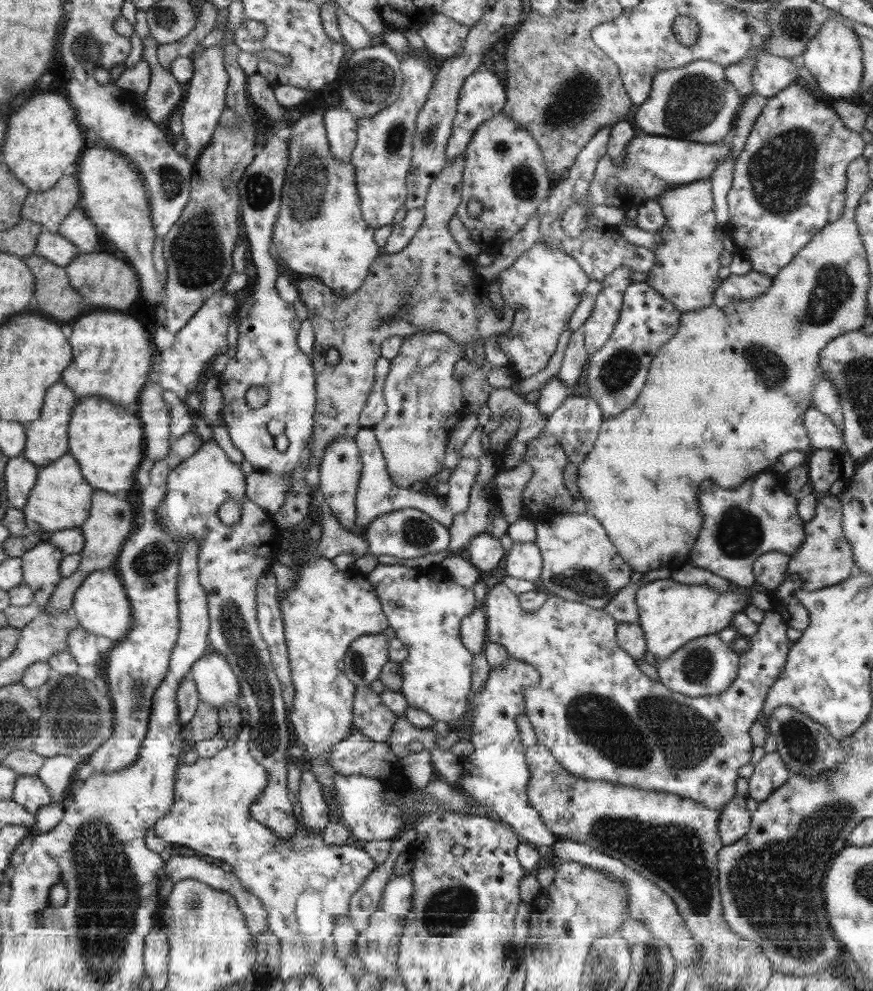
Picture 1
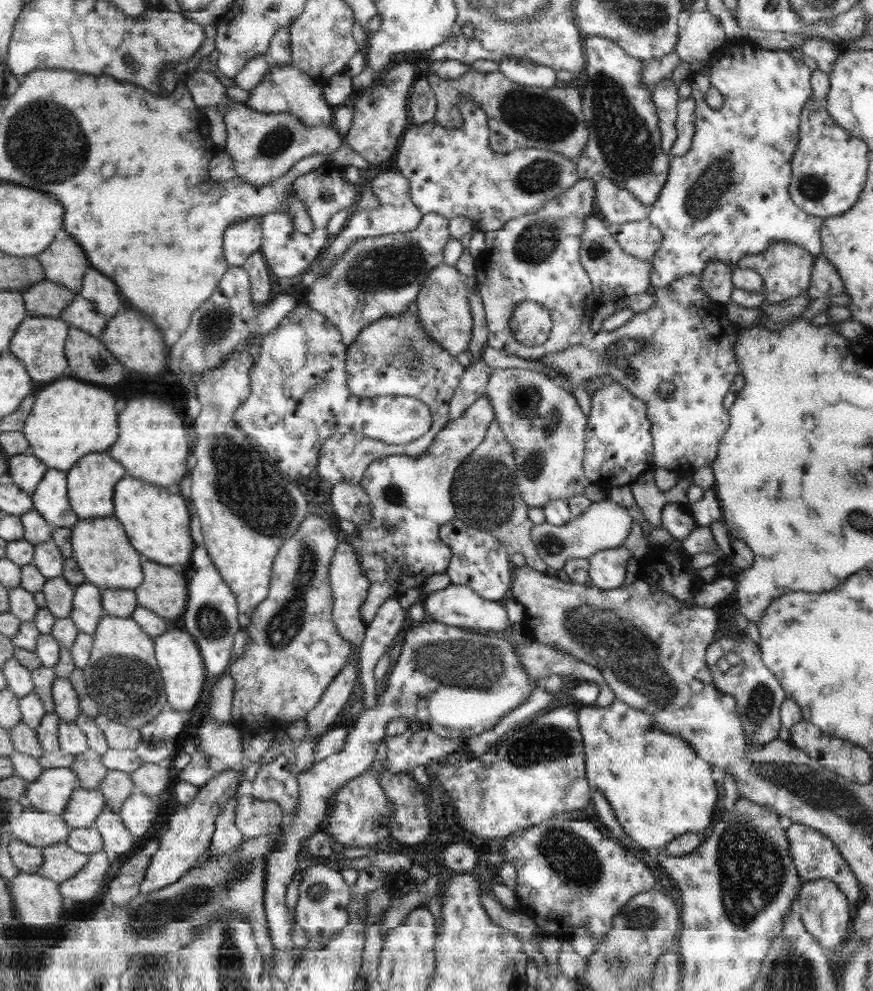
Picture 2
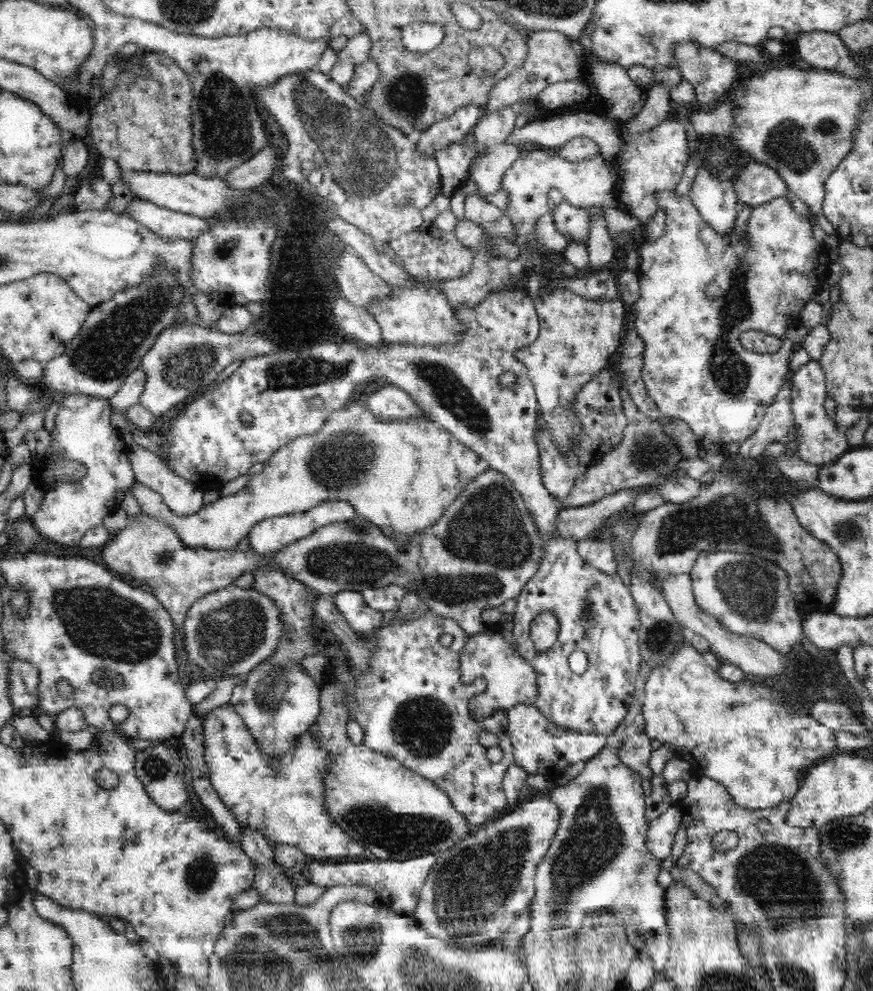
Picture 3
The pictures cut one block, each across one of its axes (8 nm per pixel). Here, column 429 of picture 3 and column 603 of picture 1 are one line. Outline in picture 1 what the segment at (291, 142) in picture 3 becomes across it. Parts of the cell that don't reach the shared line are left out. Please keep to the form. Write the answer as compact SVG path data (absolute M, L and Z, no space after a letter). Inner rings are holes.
M639 133L627 145L622 165L616 165L610 155L604 155L598 161L586 193L588 203L569 206L562 215L560 226L566 232L566 236L576 239L576 236L580 236L582 230L588 226L590 210L598 205L614 206L621 211L628 211L630 208L640 206L645 200L656 199L660 194L664 194L664 190L709 179L716 165L730 152L726 142L727 140L718 145L706 145Z

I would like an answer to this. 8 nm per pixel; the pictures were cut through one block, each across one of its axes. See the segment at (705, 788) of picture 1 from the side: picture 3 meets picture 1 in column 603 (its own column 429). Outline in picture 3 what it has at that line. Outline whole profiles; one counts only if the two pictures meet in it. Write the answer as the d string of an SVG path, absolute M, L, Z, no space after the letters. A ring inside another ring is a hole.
M433 611L422 614L422 618L416 620L393 620L388 626L382 626L366 637L373 640L378 648L370 658L370 666L365 673L357 674L356 669L350 667L355 685L345 698L345 705L352 719L364 730L363 743L388 758L394 757L448 794L456 810L466 817L473 834L489 818L508 806L503 778L508 767L514 763L514 757L506 710L496 710L482 721L474 721L470 716L469 700L486 690L487 680L476 677L470 684L464 684L460 679L461 655L468 636L456 620L437 616ZM442 634L452 635L450 646L440 643ZM483 730L493 731L500 739L503 757L499 762L490 761L486 755L487 748L478 741Z

